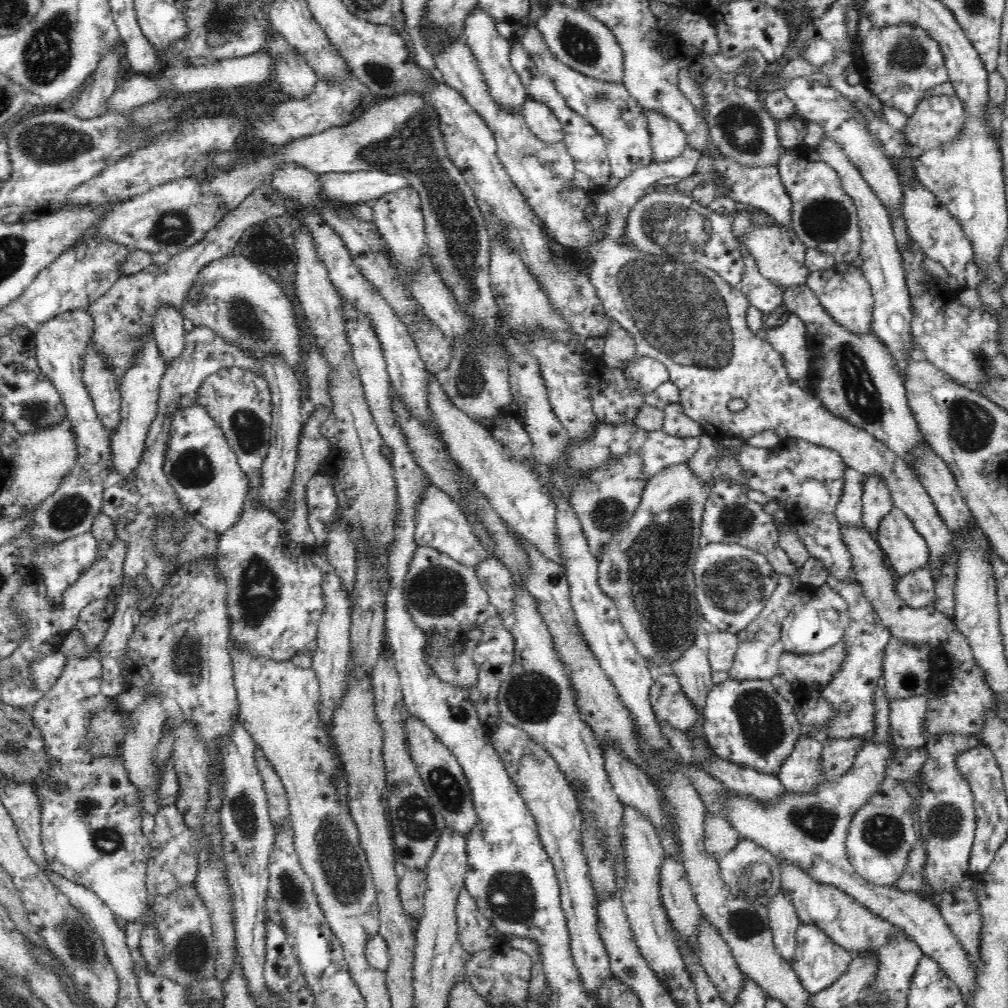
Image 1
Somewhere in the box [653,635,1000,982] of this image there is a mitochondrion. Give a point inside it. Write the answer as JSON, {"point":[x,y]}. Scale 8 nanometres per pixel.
{"point":[759,714]}

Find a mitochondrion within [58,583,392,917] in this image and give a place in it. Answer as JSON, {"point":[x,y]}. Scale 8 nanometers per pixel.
{"point":[344,876]}

